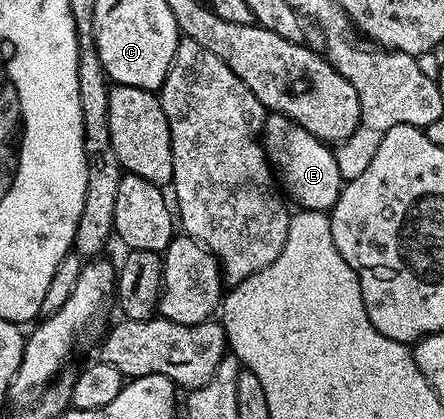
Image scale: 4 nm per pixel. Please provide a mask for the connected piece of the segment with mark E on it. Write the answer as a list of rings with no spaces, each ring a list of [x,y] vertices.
[[[271,113],[264,120],[261,144],[282,190],[299,202],[300,208],[326,212],[335,205],[345,182],[337,167],[334,150],[326,142],[317,140],[288,117]]]

